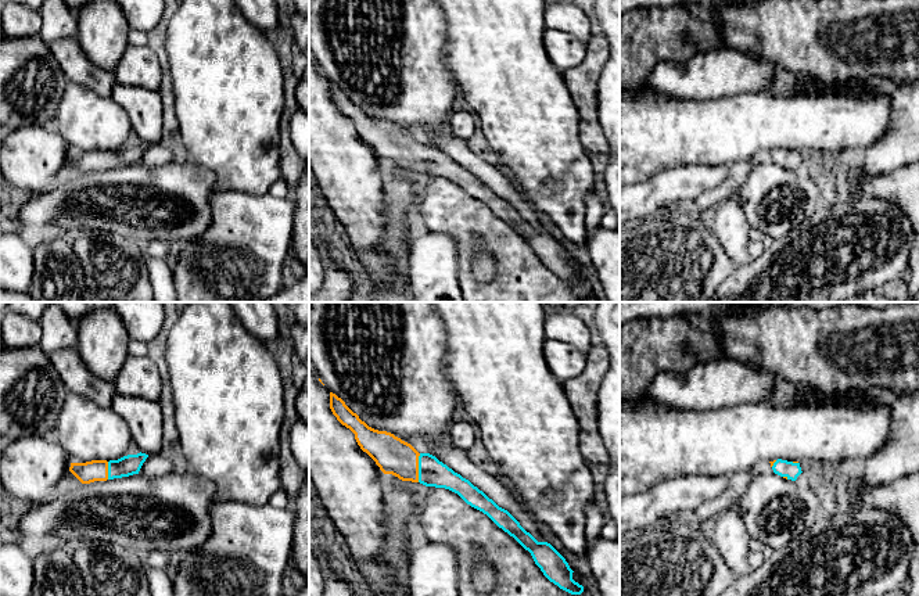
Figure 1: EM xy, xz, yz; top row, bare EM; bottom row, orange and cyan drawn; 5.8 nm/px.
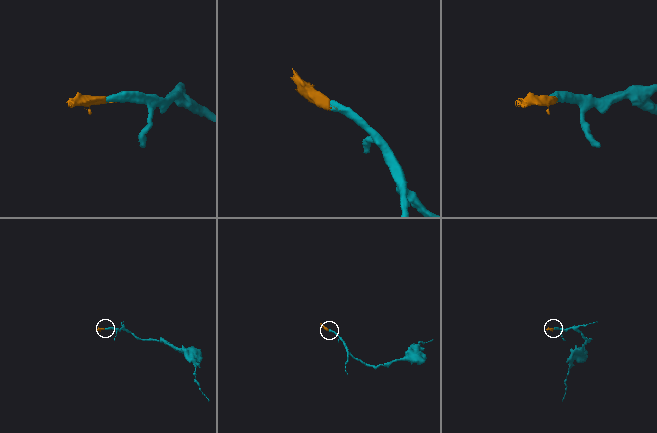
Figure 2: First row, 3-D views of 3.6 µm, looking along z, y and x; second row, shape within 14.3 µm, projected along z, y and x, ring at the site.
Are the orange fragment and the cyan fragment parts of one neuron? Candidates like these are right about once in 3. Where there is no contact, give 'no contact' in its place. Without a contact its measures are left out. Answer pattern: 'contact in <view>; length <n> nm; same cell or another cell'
contact in xz; length 170 nm; same cell

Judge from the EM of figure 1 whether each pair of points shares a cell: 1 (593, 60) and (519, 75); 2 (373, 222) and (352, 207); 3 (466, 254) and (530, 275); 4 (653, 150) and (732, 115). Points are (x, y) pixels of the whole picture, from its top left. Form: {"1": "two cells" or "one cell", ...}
{"1": "two cells", "2": "one cell", "3": "one cell", "4": "one cell"}

